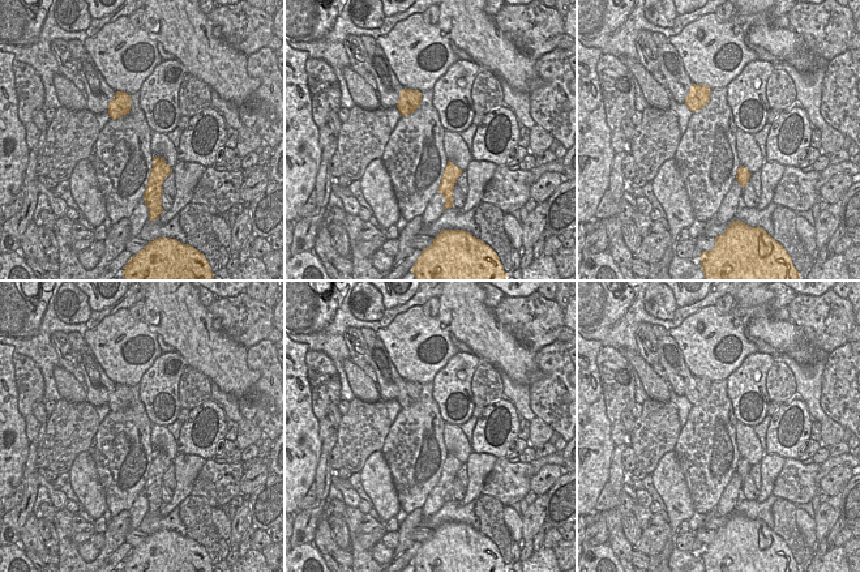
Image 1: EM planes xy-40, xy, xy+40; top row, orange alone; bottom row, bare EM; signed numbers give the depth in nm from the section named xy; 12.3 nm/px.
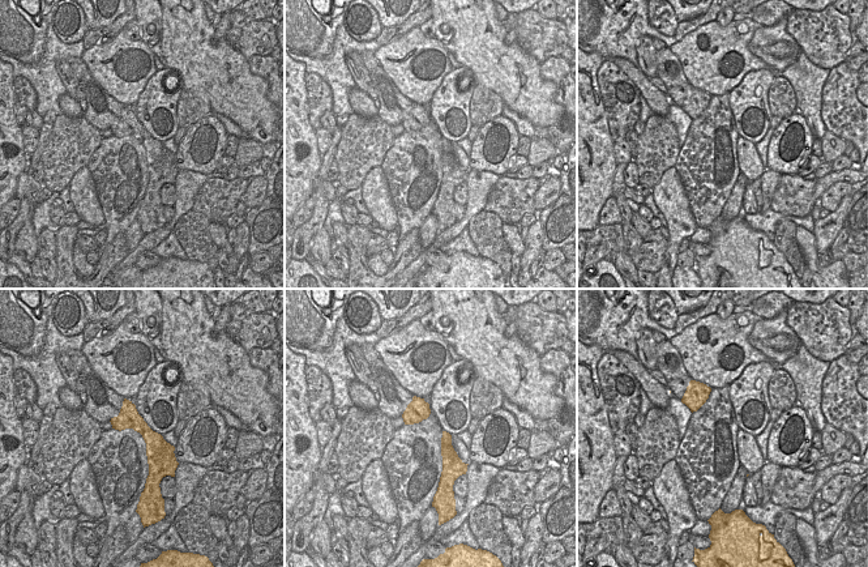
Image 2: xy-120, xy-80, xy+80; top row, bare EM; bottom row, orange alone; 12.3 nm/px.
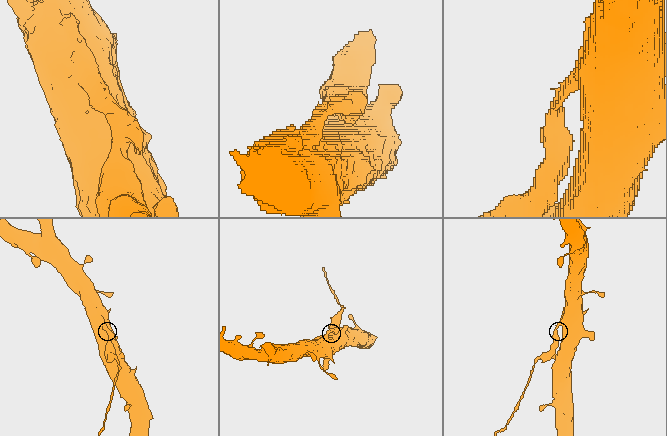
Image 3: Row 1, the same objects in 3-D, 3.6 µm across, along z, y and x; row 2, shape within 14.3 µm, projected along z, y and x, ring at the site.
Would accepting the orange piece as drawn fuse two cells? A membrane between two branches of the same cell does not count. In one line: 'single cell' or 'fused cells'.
fused cells

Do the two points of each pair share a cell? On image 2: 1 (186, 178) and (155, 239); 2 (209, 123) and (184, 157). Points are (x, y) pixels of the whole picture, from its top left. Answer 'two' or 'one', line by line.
1: one
2: one

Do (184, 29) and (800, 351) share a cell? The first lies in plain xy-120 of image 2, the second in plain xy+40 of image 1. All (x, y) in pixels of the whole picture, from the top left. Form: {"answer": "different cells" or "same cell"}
{"answer": "same cell"}

